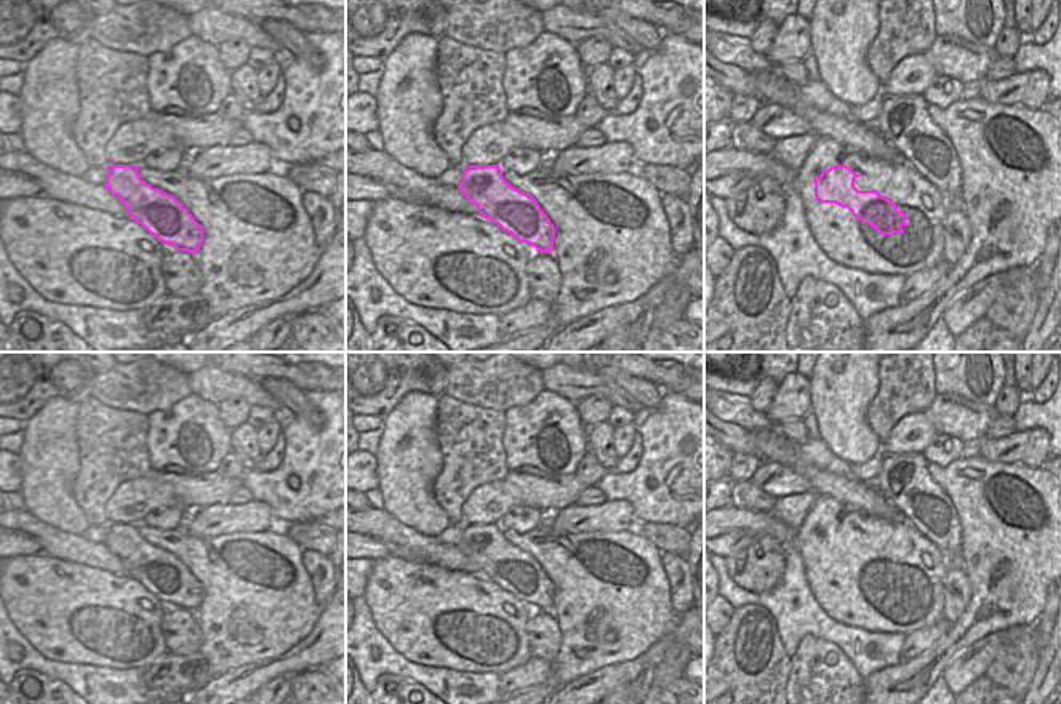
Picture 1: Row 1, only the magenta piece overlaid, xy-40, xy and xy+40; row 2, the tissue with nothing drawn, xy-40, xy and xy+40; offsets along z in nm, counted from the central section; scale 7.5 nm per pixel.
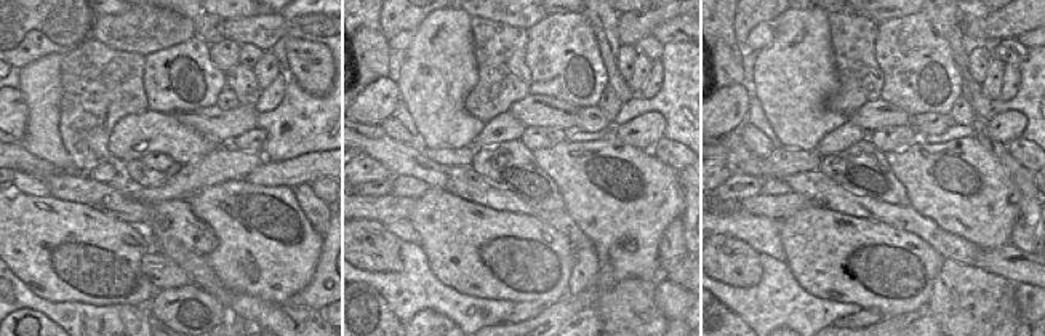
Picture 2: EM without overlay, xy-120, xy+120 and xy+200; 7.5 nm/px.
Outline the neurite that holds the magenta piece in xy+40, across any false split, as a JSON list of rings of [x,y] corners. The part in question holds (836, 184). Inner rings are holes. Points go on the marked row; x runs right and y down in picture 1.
[[[855,155],[848,163],[834,165],[813,178],[818,202],[848,208],[880,235],[904,234],[907,216],[898,210],[896,198],[901,198],[906,189],[922,190],[919,181],[920,176],[903,163],[896,170],[875,168],[863,174]]]

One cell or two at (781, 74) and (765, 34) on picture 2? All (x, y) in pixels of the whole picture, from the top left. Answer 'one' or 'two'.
two

